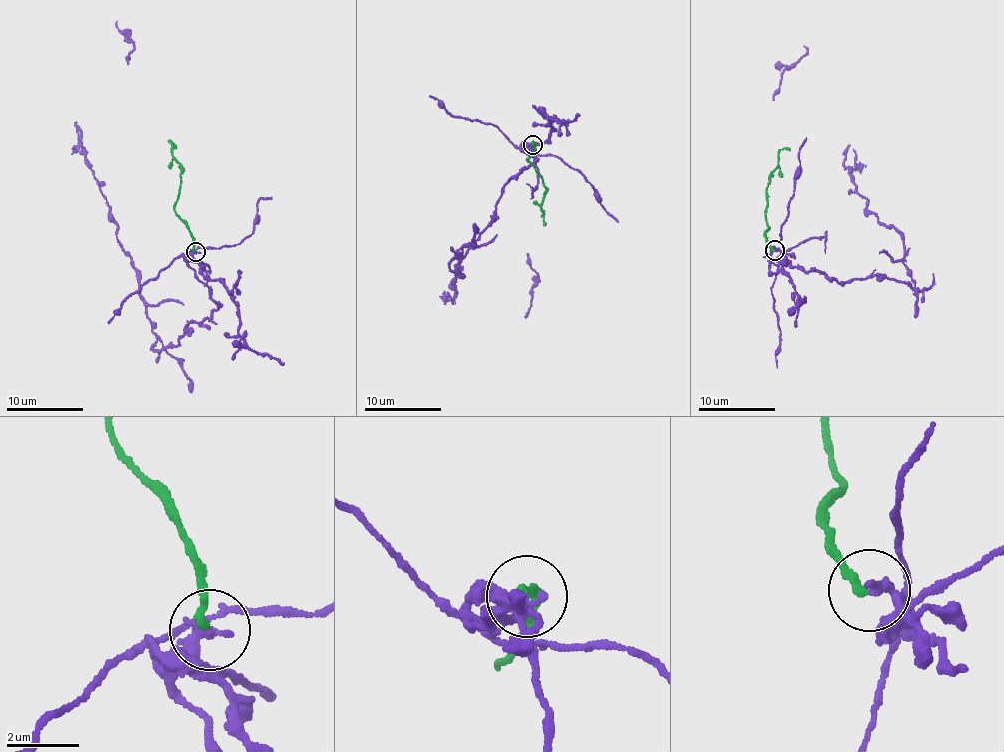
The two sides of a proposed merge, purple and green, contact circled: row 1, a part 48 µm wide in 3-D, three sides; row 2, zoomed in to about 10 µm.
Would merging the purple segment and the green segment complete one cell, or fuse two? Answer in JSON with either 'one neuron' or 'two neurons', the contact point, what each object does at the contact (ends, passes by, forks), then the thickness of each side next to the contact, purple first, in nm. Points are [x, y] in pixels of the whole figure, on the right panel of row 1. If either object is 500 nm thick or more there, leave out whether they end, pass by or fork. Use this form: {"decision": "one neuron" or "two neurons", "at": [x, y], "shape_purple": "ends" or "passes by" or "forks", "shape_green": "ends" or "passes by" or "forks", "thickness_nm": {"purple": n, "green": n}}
{"decision": "two neurons", "at": [775, 250], "shape_purple": "passes by", "shape_green": "ends", "thickness_nm": {"purple": 220, "green": 240}}

